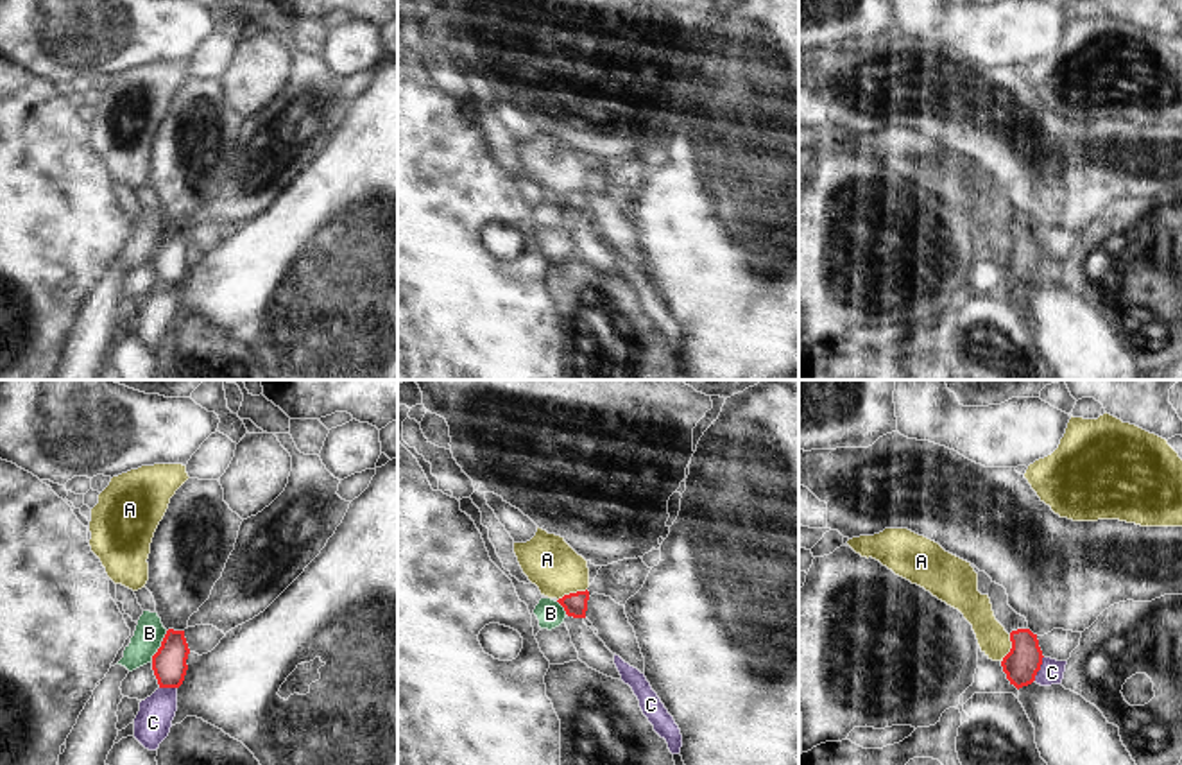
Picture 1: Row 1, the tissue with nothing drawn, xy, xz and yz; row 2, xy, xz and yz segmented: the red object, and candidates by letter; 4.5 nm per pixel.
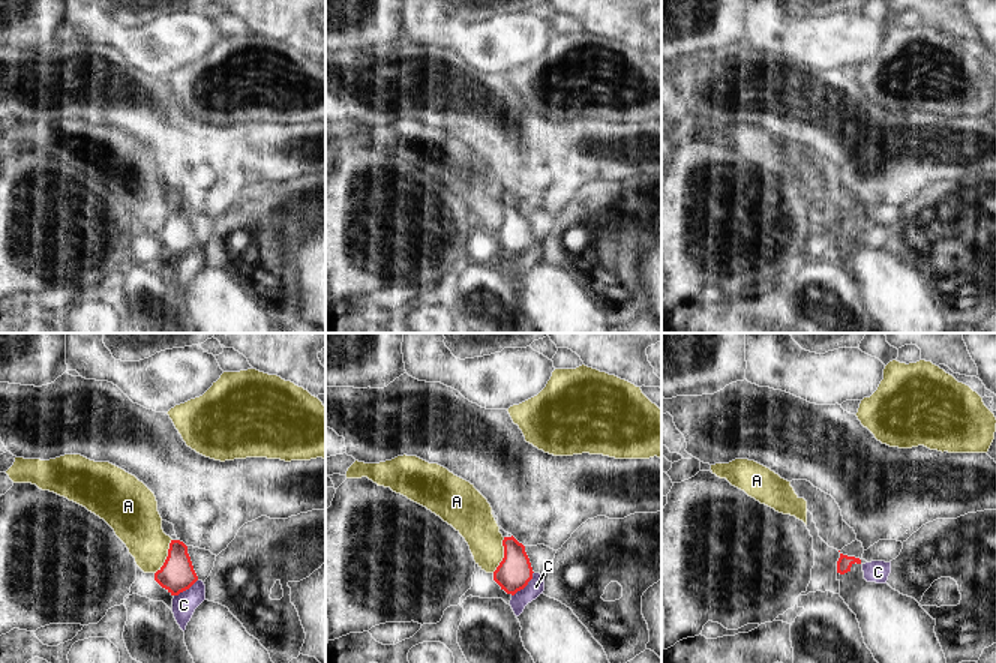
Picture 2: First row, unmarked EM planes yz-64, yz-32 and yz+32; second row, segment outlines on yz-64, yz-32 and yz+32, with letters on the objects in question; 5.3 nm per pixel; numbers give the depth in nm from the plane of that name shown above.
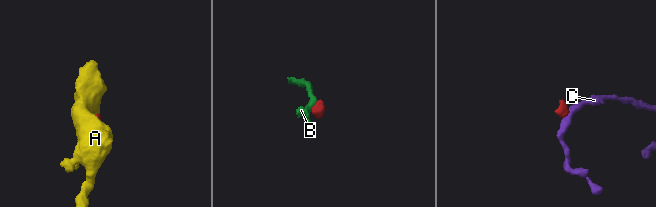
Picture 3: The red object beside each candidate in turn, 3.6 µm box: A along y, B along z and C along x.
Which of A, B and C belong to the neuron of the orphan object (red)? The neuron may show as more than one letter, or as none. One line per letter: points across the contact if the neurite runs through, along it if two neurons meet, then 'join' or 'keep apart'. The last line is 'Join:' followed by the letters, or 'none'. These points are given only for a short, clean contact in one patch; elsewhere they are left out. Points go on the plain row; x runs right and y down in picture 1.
A: along xz (586, 187), (565, 192), (557, 199) | keep apart
B: along xy (167, 230), (151, 260) | keep apart
C: along yz (1043, 255), (1041, 267), (1034, 278) | keep apart
Join: none

